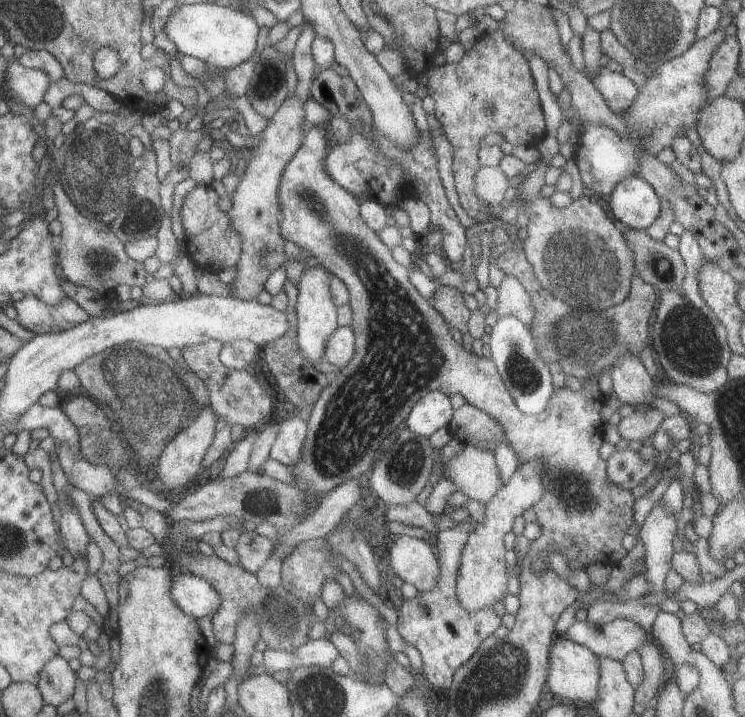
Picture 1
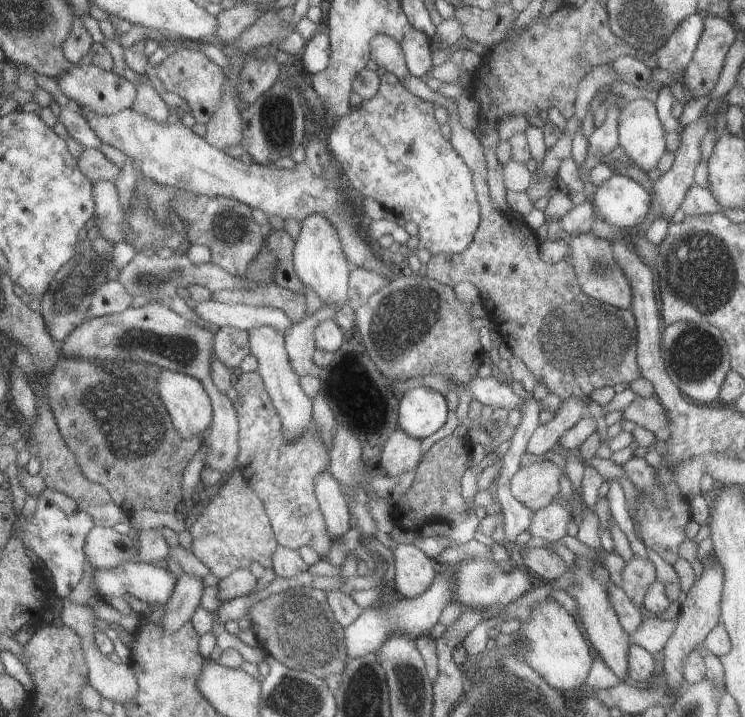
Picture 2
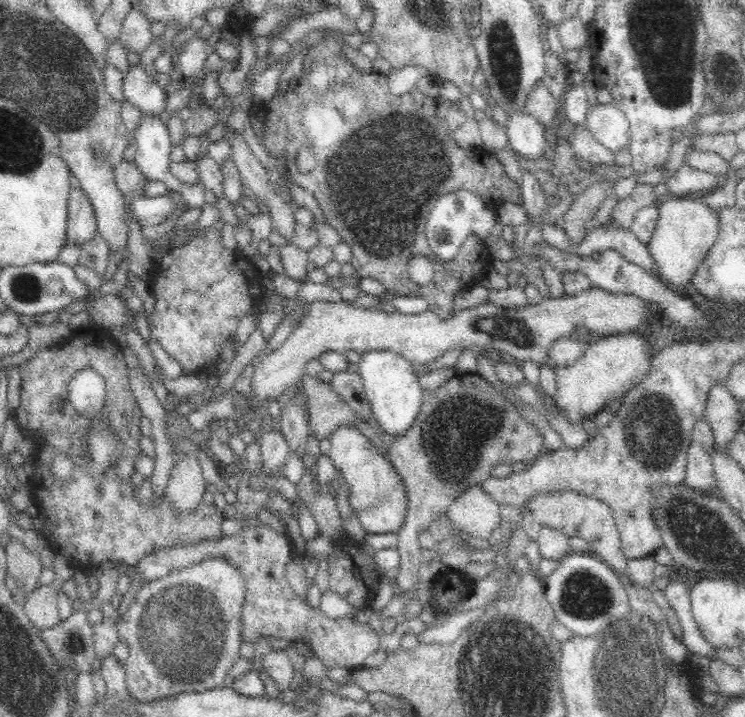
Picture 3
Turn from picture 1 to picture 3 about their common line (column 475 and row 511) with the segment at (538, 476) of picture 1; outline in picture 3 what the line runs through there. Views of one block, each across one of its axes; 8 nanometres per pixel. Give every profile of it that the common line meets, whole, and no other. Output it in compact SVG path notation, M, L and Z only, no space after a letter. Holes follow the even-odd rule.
M560 490L554 494L534 496L524 511L529 512L540 526L552 528L569 537L578 536L590 542L589 552L603 560L615 573L627 574L627 558L622 552L619 532L610 508L596 498L584 496L573 490Z

